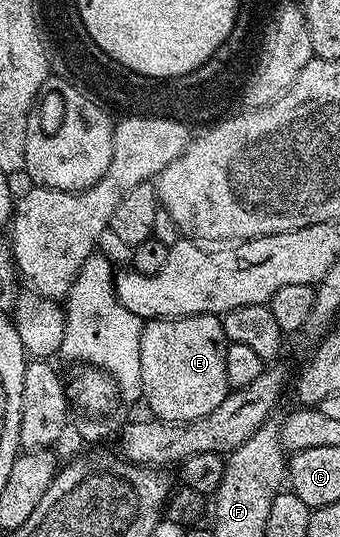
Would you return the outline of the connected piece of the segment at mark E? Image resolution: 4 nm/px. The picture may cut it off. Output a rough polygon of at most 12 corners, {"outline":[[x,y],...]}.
{"outline":[[217,315],[145,321],[142,396],[204,418],[232,391]]}

